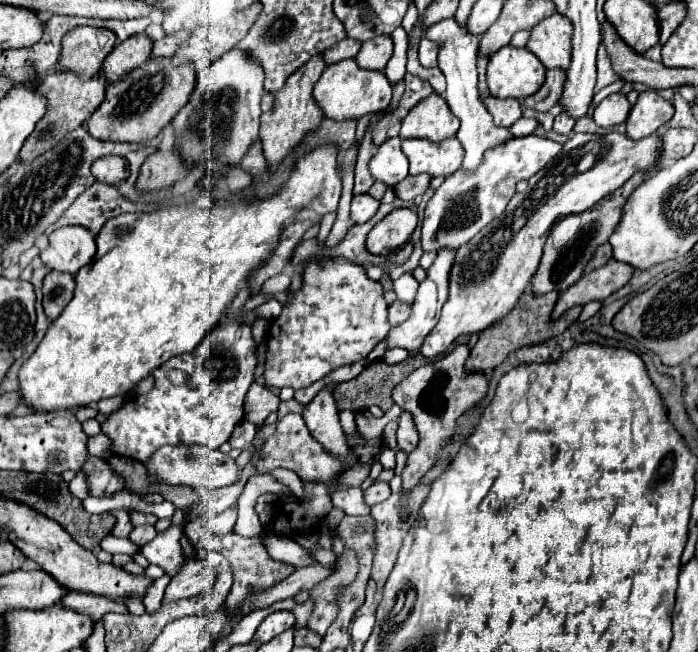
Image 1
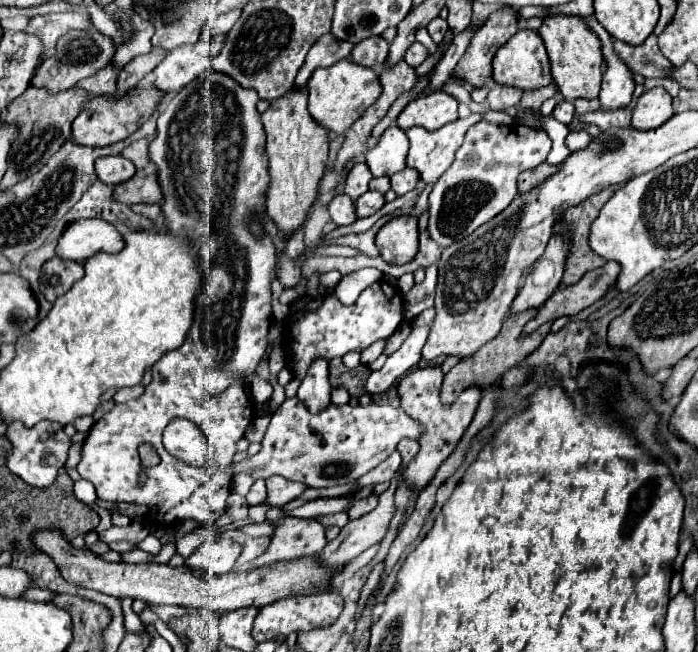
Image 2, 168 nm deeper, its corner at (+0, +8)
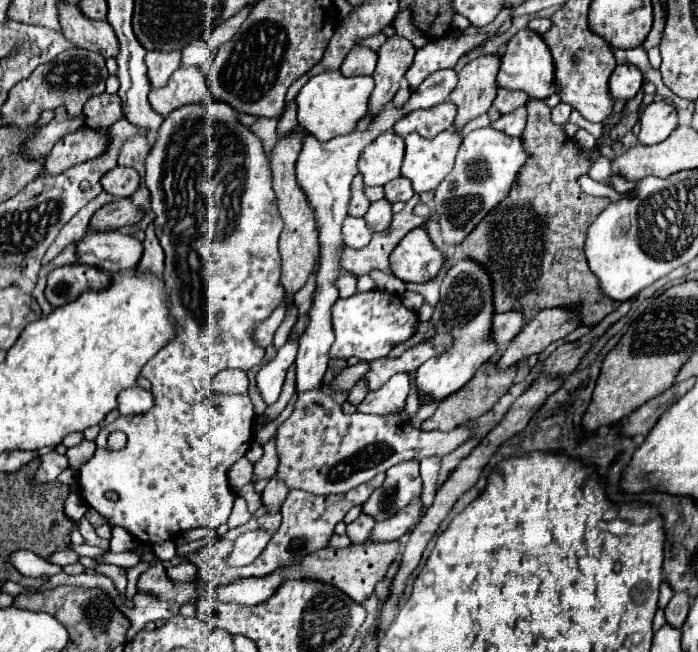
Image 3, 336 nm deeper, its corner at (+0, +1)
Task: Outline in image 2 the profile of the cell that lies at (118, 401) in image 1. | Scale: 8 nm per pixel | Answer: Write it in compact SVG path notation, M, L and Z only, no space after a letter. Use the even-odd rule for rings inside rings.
M137 384L137 386L133 386L133 388L123 388L123 390L119 390L117 394L115 394L115 402L129 402L129 400L135 400L135 398L139 398L141 394L143 394L143 386L141 384Z

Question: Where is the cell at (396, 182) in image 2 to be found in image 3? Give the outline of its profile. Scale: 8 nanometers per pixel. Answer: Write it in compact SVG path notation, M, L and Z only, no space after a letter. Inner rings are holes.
M397 177L397 179L393 179L391 183L387 183L385 185L385 199L387 201L409 201L411 197L415 195L415 191L413 191L413 187L411 187L411 181L409 179L405 179L405 177Z

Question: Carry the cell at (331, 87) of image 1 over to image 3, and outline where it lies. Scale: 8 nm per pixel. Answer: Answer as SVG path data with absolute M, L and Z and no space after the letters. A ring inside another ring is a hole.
M327 71L311 77L297 95L299 125L321 142L351 133L357 123L369 113L369 95L373 87L373 77L367 75L343 77L341 71Z

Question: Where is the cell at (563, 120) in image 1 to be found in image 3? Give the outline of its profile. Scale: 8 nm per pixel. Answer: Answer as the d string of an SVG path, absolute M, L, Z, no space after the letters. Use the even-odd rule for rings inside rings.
M559 103L559 105L551 111L555 125L563 125L563 123L567 123L567 121L569 121L569 113L571 113L571 107L569 107L567 103Z

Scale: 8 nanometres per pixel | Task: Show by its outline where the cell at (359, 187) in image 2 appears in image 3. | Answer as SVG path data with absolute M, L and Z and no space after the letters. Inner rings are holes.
M357 173L353 183L351 183L351 201L349 201L349 215L353 217L363 217L363 213L369 209L371 201L365 197L365 185L363 185L363 175Z

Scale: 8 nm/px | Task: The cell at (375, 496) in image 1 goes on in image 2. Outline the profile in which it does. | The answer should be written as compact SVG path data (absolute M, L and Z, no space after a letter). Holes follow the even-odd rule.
M367 496L367 498L359 500L359 502L355 502L355 504L349 508L349 512L347 512L347 514L349 514L349 520L357 520L357 518L369 514L375 506L377 506L377 496Z

